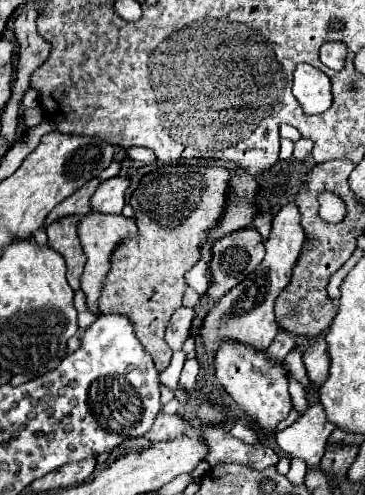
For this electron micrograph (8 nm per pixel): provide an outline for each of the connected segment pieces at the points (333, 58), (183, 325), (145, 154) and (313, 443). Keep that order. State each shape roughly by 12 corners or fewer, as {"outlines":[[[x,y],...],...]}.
{"outlines":[[[327,42],[320,48],[320,60],[340,71],[348,50],[342,42]],[[192,308],[174,312],[166,329],[166,342],[173,352],[182,350],[188,338]],[[126,148],[129,158],[144,164],[152,162],[156,154],[150,148]],[[314,404],[276,442],[312,472],[334,426]]]}

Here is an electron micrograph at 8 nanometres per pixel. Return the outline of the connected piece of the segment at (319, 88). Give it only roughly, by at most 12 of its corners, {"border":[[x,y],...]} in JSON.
{"border":[[298,64],[292,94],[304,114],[332,106],[330,80],[310,64]]}

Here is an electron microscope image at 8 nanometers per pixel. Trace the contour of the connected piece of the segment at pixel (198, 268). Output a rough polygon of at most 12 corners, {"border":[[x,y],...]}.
{"border":[[208,258],[186,274],[186,282],[200,296],[206,294]]}

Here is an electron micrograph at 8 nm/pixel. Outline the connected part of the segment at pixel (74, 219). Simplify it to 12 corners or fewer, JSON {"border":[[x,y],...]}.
{"border":[[80,216],[52,222],[48,246],[62,254],[68,282],[80,290],[84,254],[78,242]]}

